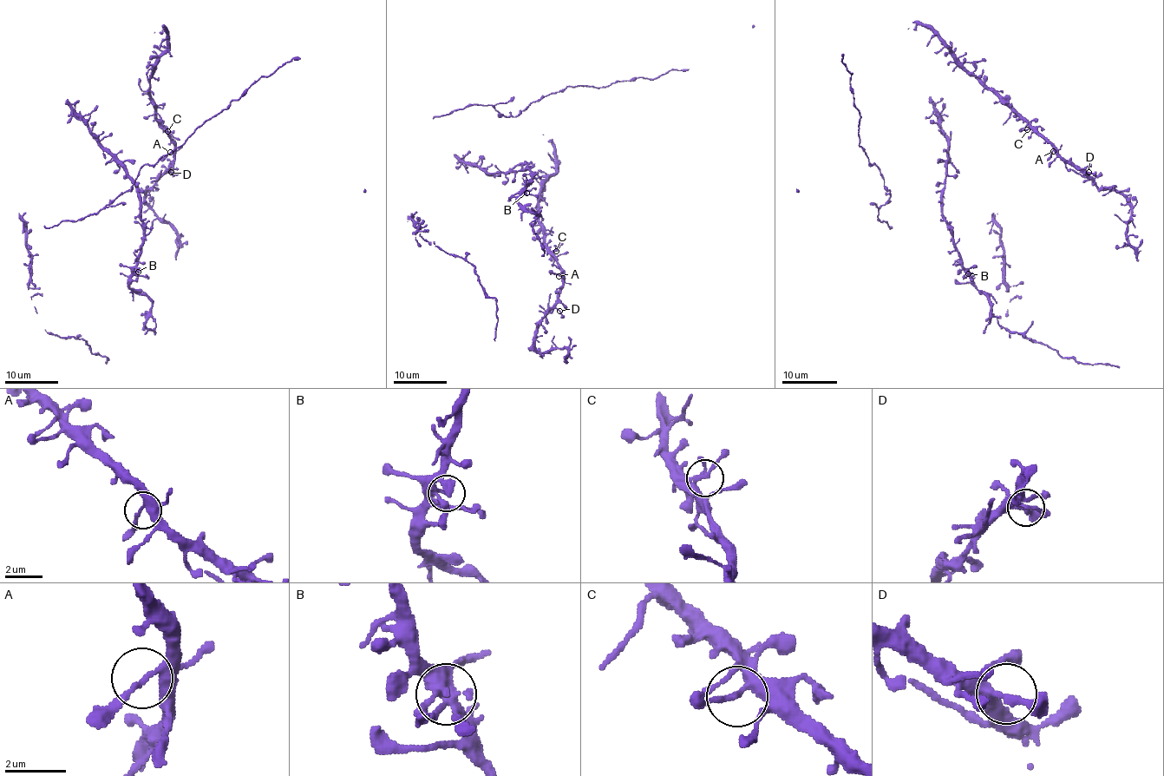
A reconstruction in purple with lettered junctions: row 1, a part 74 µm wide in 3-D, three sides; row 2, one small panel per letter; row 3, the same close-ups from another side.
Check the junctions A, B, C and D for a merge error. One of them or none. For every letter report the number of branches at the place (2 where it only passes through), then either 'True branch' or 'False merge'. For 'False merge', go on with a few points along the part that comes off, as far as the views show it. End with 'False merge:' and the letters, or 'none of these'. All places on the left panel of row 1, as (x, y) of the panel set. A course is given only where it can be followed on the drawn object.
A: Branches: 2. True branch
B: Branches: 2. True branch
C: Branches: 2. True branch
D: Branches: 2. True branch
False merge: none of these

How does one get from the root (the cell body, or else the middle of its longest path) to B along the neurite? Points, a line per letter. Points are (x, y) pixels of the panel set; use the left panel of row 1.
B: (126, 169), (126, 174), (138, 193), (139, 219), (143, 230), (143, 245), (134, 267), (138, 272)

